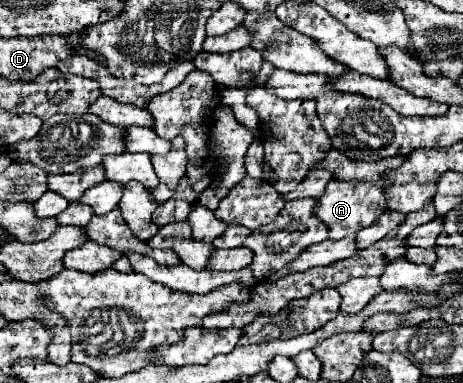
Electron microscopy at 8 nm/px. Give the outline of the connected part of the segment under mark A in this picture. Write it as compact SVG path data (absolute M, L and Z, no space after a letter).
M330 181L326 185L324 197L320 197L314 207L314 215L328 227L330 239L340 239L346 233L356 233L364 227L370 227L380 217L380 213L386 211L386 201L384 201L386 185L388 185L386 181L378 181L378 183Z

